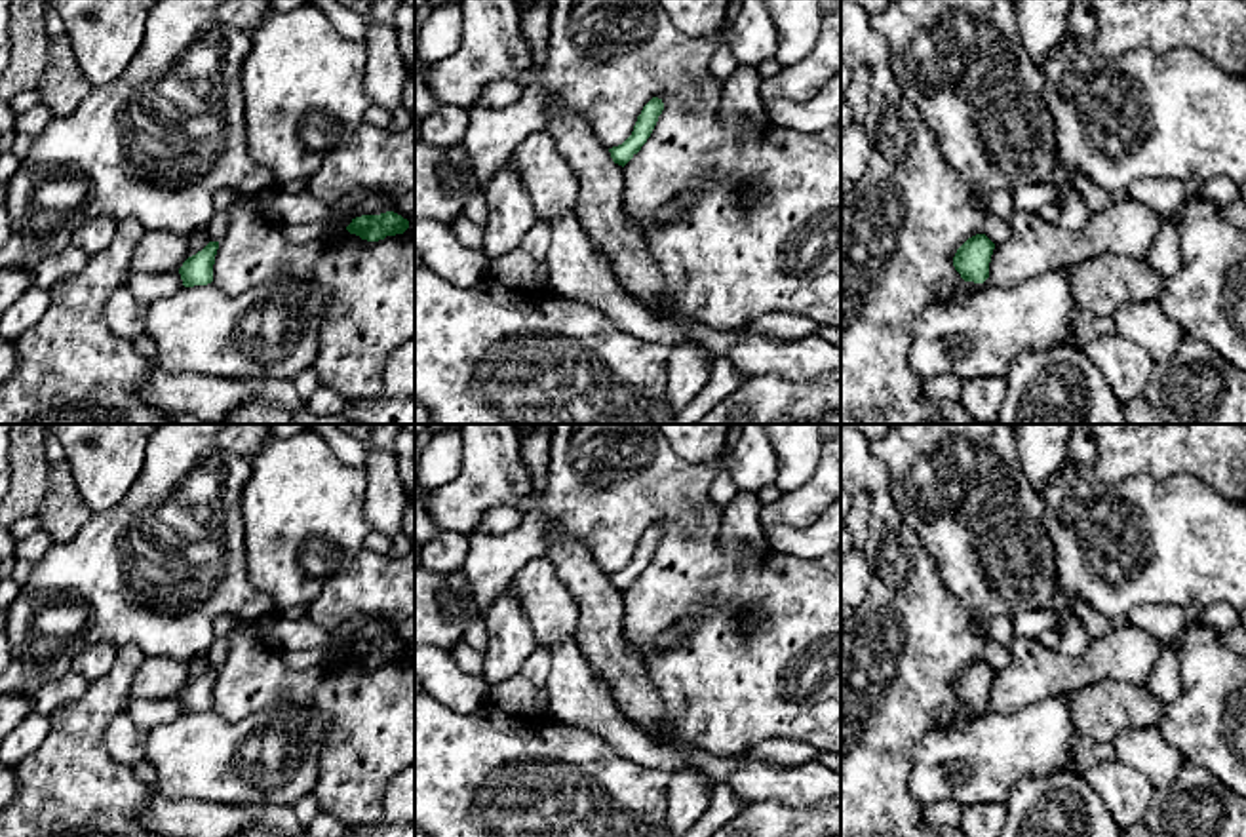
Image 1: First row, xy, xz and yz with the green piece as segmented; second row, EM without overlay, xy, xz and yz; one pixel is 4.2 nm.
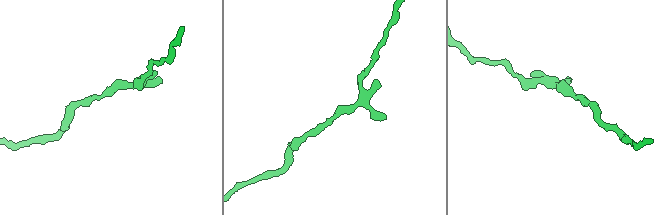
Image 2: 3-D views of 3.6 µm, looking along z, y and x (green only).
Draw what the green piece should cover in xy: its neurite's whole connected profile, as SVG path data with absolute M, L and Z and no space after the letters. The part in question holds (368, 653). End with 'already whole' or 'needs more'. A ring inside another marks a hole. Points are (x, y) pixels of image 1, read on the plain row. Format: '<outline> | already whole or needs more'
M394 637L380 641L361 641L352 645L352 649L346 652L350 660L356 660L367 668L379 668L386 662L403 660L407 654L409 647Z | already whole

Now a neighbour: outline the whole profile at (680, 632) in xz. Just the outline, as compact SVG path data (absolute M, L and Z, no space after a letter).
M700 620L683 622L683 624L679 624L679 626L672 628L668 633L664 633L664 635L660 637L660 643L658 643L658 645L664 647L664 649L668 649L668 647L683 641L689 632L698 630L698 628L700 628Z

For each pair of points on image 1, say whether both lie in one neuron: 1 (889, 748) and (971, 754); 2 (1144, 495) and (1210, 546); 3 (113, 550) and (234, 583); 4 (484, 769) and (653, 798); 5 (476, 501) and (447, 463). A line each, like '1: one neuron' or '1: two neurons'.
1: two neurons
2: one neuron
3: one neuron
4: one neuron
5: two neurons

